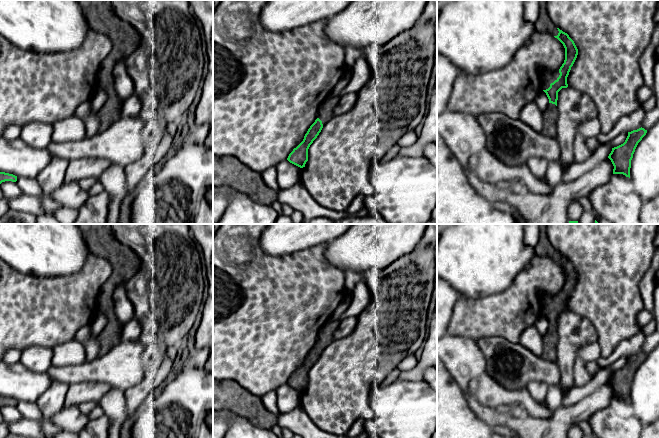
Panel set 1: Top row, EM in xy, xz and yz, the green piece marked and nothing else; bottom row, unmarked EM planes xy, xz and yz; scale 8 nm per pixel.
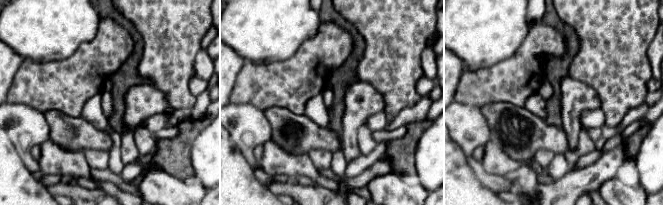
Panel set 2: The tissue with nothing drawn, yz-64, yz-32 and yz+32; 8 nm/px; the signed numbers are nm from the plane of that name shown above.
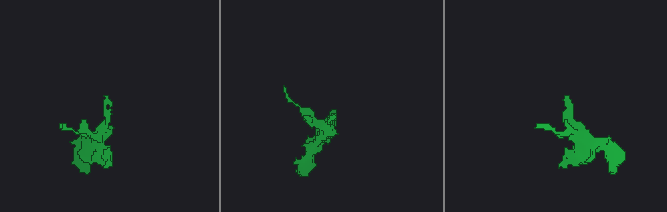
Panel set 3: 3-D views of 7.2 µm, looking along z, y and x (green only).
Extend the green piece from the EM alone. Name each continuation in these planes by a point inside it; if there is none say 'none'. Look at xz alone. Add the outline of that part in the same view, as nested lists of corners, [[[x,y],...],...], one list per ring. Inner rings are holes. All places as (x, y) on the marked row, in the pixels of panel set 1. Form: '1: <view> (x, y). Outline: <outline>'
1: xz (326, 111). Outline: [[[330,97],[320,106],[317,118],[322,121],[323,126],[334,117],[334,109],[338,102],[339,97]]]

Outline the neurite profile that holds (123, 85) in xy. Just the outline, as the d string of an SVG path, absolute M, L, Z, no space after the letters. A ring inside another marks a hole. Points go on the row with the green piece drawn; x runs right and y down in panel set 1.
M126 58L118 61L113 69L113 88L123 103L134 94L134 84L126 69Z

